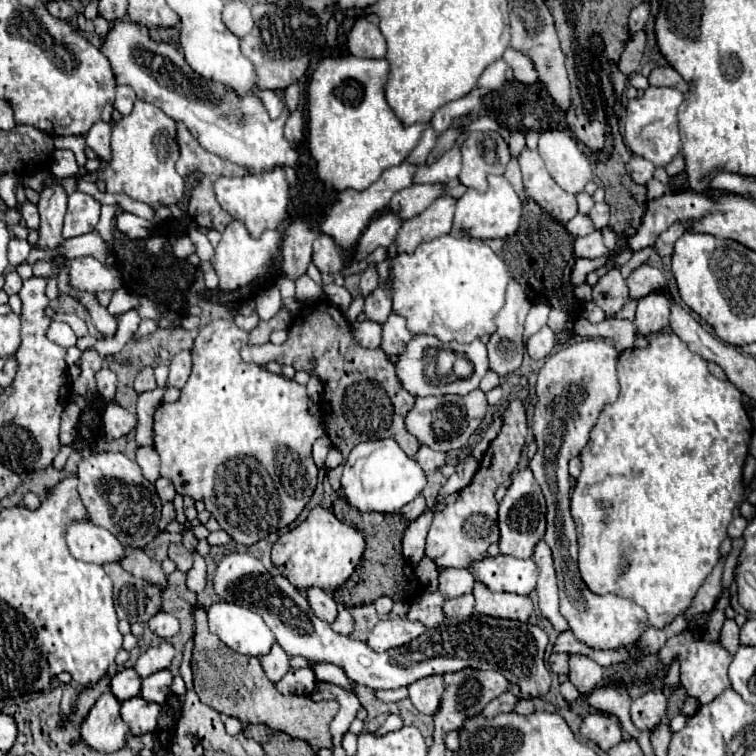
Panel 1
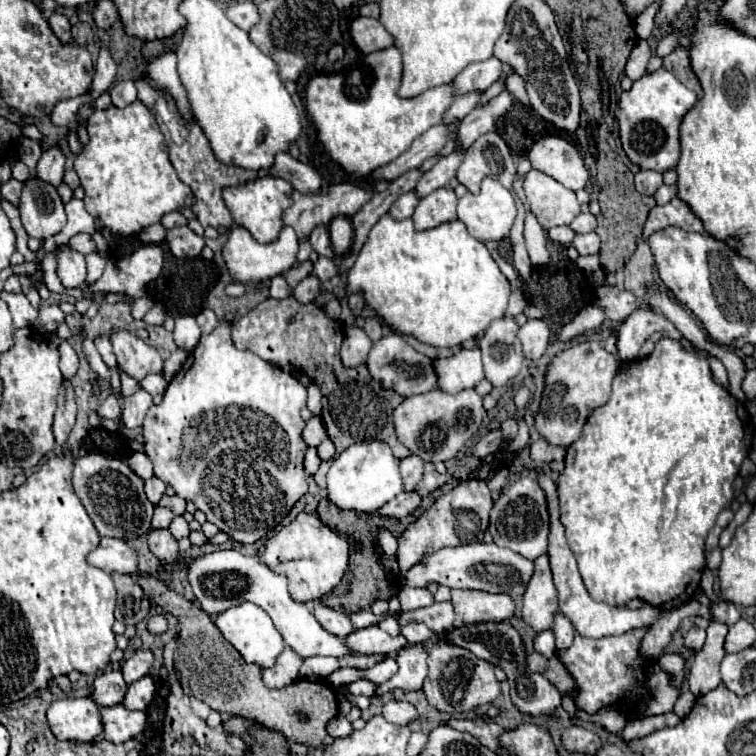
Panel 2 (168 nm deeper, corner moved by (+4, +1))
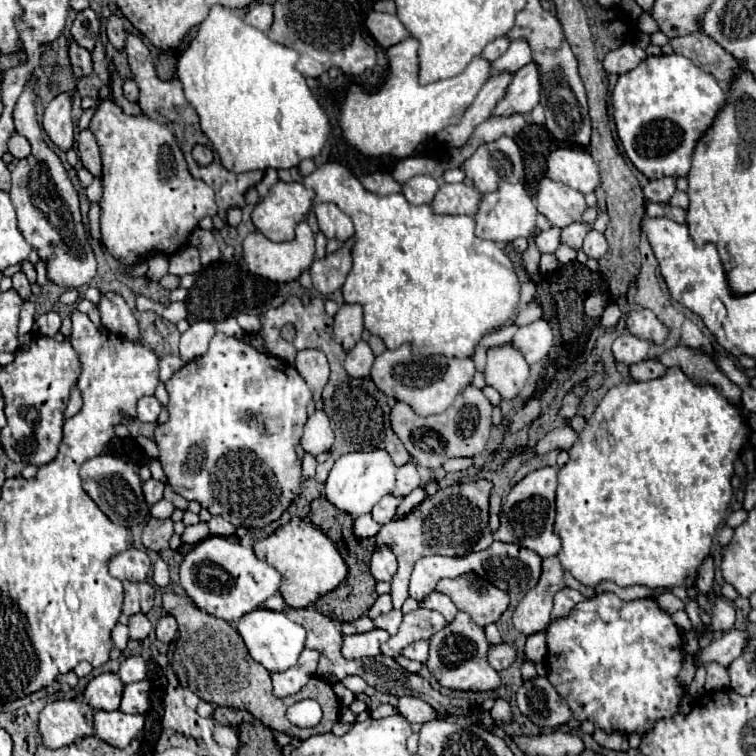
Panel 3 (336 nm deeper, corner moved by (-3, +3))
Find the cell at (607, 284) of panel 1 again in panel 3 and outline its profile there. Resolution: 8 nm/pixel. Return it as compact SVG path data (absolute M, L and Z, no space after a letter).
M639 310L639 312L629 312L625 318L627 330L639 338L645 338L649 342L663 342L667 338L667 328L657 320L657 316L649 310Z

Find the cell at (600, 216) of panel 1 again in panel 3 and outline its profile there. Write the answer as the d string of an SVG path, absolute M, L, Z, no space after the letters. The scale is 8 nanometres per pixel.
M573 222L573 224L569 224L569 226L563 230L561 242L569 244L569 246L573 246L573 248L581 248L583 238L585 238L587 232L589 232L589 226L587 226L585 222Z

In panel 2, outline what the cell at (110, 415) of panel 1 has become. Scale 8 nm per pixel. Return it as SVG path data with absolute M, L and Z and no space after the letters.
M138 390L132 396L126 396L126 412L122 416L122 424L126 428L142 426L146 410L152 406L152 396L146 390Z

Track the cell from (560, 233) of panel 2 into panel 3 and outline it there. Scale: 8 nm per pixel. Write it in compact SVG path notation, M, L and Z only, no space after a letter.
M551 226L549 230L539 232L539 236L537 236L535 242L537 242L537 248L541 250L541 254L555 252L559 248L559 244L561 244L561 228Z

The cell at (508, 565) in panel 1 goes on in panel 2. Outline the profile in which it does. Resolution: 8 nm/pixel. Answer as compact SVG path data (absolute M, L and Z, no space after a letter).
M474 542L464 544L456 548L442 548L434 554L428 554L422 558L422 562L416 562L410 570L402 574L402 584L410 588L424 588L432 582L448 586L448 588L474 588L494 594L508 594L508 596L520 596L526 590L526 584L534 572L534 562L528 558L522 558L520 554L514 554L512 550L500 548L496 544L486 542Z

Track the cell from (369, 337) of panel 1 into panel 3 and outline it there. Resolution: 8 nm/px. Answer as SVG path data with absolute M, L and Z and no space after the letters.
M359 340L345 358L345 370L349 372L349 376L353 378L367 378L371 364L373 364L375 356L371 352L371 346L365 340Z

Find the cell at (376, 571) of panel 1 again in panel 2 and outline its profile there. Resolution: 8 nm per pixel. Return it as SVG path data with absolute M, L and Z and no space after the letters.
M326 498L320 500L316 514L326 526L330 526L336 534L344 536L350 542L350 564L348 564L346 578L330 594L320 598L322 604L326 604L328 608L334 608L334 610L342 610L346 614L354 614L354 612L370 608L374 604L374 600L378 600L378 598L388 600L392 594L396 594L396 578L392 580L392 584L388 582L386 572L384 572L380 560L376 558L374 542L378 540L378 528L380 526L392 530L392 534L398 536L416 520L416 514L410 514L410 516L406 516L402 520L386 518L386 516L378 516L378 514L356 514L356 512L350 512L350 510L340 510L338 506L334 506Z

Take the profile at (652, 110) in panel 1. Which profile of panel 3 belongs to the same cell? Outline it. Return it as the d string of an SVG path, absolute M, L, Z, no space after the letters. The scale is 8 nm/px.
M677 54L647 56L635 70L619 76L613 90L613 116L625 154L635 164L635 168L641 170L649 180L661 176L687 176L695 142L705 132L705 128L709 128L713 116L721 110L725 98L725 92L717 86L713 76L701 72L691 60Z

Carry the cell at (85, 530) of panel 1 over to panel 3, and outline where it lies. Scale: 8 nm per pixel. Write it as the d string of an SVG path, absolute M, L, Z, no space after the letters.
M133 546L133 548L109 558L107 566L109 566L109 574L119 580L141 582L147 578L149 570L151 570L151 560L143 550Z

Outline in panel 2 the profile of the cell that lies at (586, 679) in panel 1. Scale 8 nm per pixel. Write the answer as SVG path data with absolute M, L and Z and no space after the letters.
M562 612L554 614L554 626L550 630L556 636L556 648L570 648L574 638L574 626Z

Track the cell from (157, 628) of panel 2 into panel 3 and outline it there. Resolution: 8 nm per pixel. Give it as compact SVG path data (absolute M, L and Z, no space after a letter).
M169 614L163 616L163 618L157 622L155 632L157 632L157 640L169 644L169 642L175 638L175 634L177 634L177 622L175 622L175 618L169 616Z

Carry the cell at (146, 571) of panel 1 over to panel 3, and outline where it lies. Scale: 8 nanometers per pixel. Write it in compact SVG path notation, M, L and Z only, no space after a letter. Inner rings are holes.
M173 592L163 594L163 608L167 614L175 616L175 620L179 624L179 640L176 643L171 666L174 668L177 665L177 668L185 668L188 676L188 688L199 698L203 698L205 702L211 702L215 706L231 706L231 708L249 710L255 718L259 718L271 730L285 732L297 740L307 740L315 734L331 732L333 724L339 718L339 708L341 708L339 698L335 696L331 684L327 684L321 678L311 678L297 694L287 696L287 698L277 698L271 688L269 672L249 656L245 642L241 640L239 632L229 622L199 610L193 604L193 600L189 600L187 596L177 596ZM305 698L317 700L323 708L323 720L317 724L317 728L303 730L303 728L293 726L285 718L287 708L291 704L295 704L297 700L305 700Z

